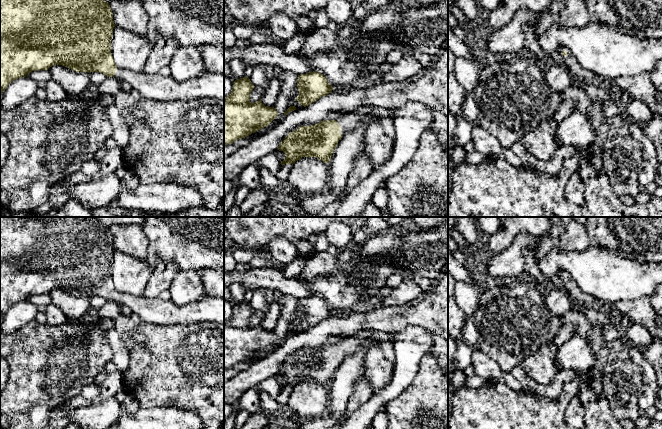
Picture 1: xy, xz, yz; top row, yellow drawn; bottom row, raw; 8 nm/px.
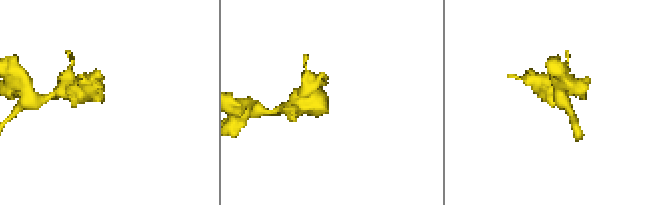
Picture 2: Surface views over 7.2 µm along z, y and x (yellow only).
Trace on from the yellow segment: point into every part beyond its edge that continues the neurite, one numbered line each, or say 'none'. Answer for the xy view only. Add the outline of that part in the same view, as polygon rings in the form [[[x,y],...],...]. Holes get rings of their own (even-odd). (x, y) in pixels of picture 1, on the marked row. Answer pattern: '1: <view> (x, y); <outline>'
1: xy (156, 87); [[[117,67],[114,78],[129,83],[143,97],[173,102],[214,98],[224,100],[224,74],[206,72],[200,77],[178,82],[172,76],[133,72]]]

